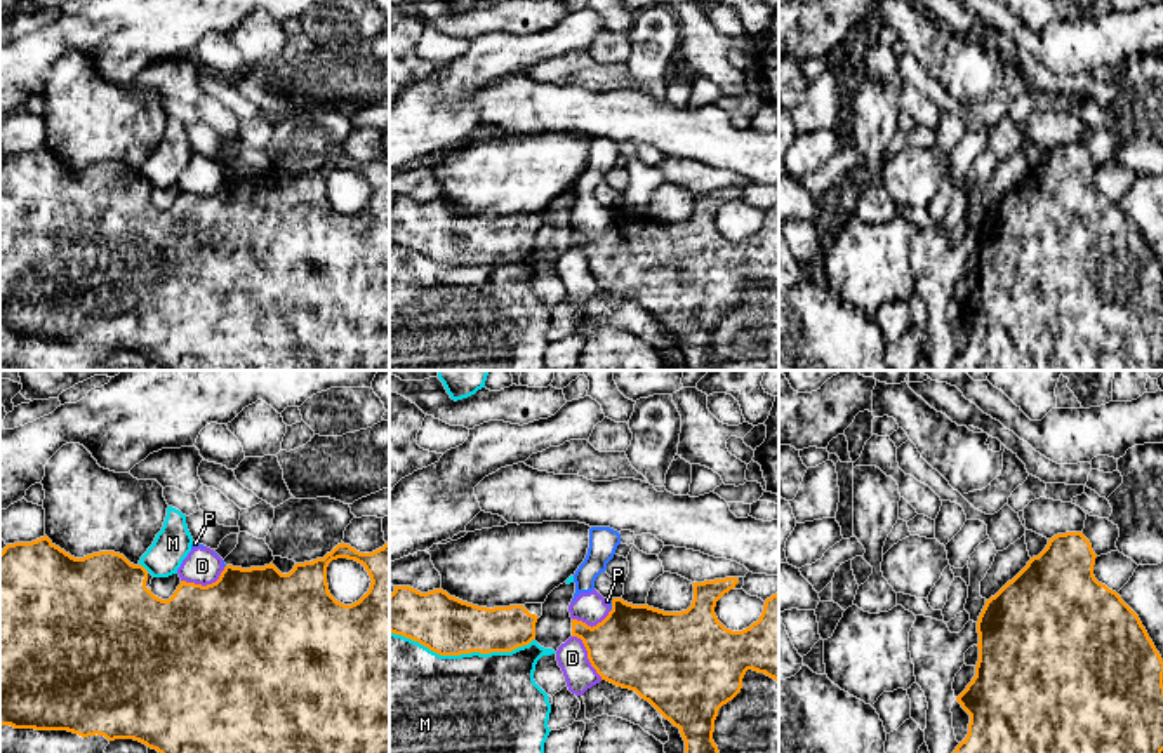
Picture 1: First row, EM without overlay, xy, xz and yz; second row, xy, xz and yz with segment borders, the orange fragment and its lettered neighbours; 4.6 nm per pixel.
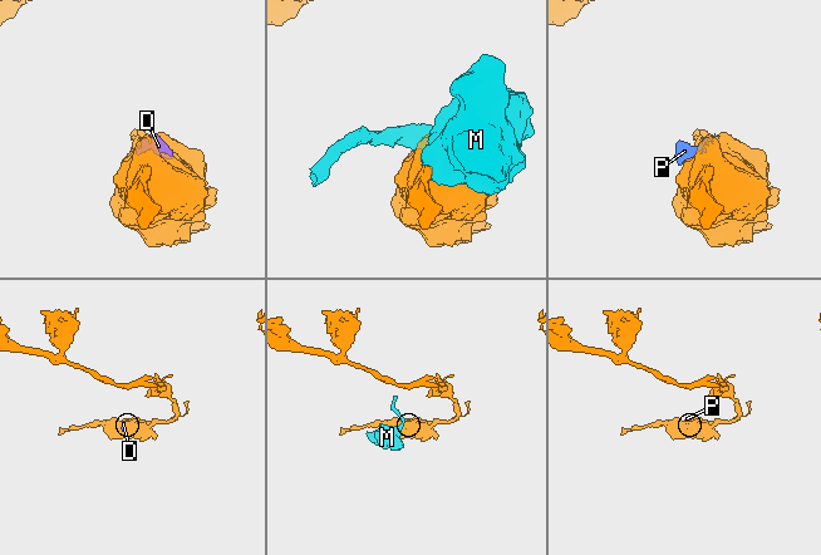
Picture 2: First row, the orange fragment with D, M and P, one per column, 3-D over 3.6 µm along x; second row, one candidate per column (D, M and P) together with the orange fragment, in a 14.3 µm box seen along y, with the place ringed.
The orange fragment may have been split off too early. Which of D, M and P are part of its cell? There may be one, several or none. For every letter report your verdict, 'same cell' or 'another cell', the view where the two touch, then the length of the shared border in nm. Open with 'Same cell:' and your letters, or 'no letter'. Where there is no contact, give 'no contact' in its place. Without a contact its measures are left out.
Same cell: no letter
D: another cell; meets orange in xy; contact 220 nm long
M: another cell; meets orange in xz; contact 650 nm long
P: another cell; meets orange in xz; contact 60 nm long

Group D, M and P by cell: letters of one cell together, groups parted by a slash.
D P / M

